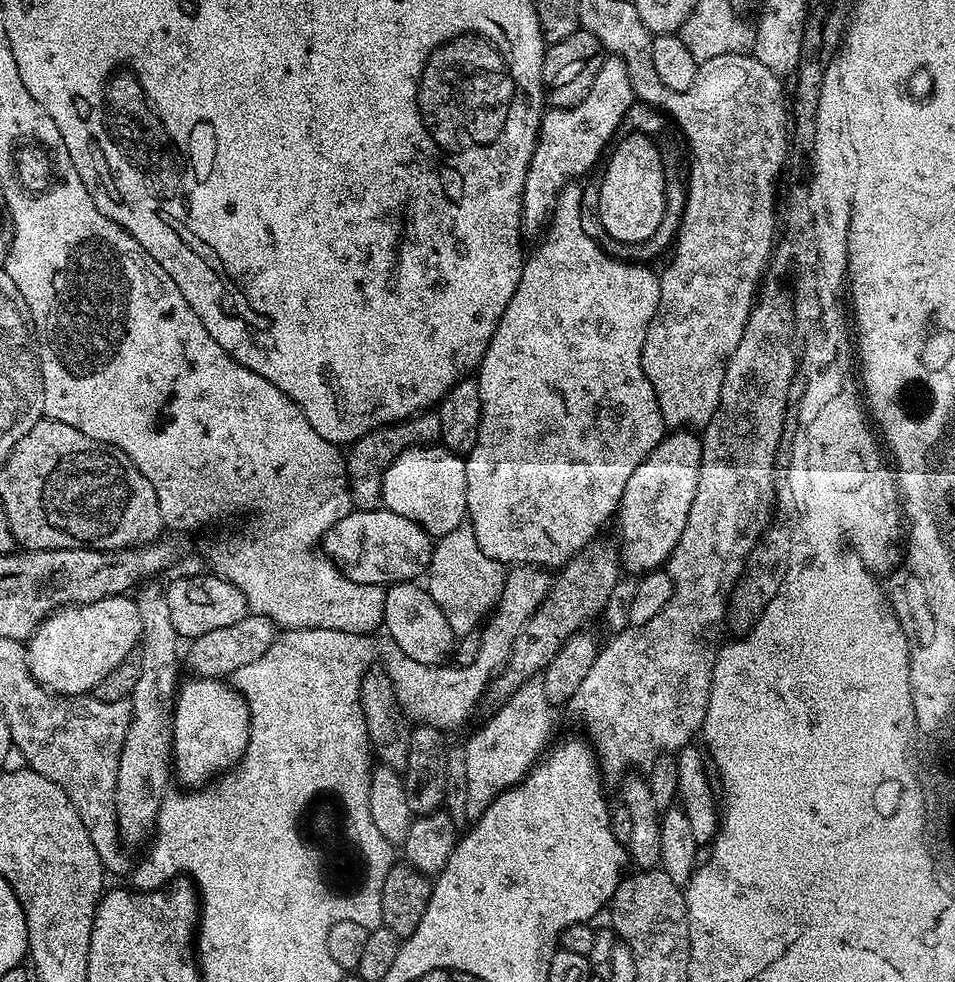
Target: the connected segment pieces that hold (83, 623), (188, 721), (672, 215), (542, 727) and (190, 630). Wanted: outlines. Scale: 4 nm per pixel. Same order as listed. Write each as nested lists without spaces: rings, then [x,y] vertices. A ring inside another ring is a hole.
[[[127,595],[61,608],[40,623],[27,641],[28,668],[49,692],[66,697],[83,696],[95,690],[126,654],[137,651],[143,634],[144,623],[136,601]]]
[[[205,676],[188,678],[179,685],[176,709],[172,714],[172,766],[175,779],[181,780],[188,790],[199,790],[225,770],[231,770],[244,757],[250,738],[250,710],[239,692],[223,679],[211,680]]]
[[[625,122],[620,125],[618,135],[611,145],[610,155],[607,157],[608,169],[600,176],[600,193],[596,196],[596,216],[600,219],[600,224],[604,227],[604,233],[599,233],[598,243],[609,256],[615,256],[618,260],[627,260],[628,254],[636,254],[636,262],[652,262],[659,252],[667,253],[670,245],[675,241],[676,230],[678,227],[678,214],[684,211],[684,202],[686,199],[686,184],[680,174],[680,164],[676,160],[676,148],[668,141],[668,132],[660,128],[656,132],[656,140],[660,143],[660,151],[656,149],[654,141],[644,136],[648,128],[644,124],[631,124]],[[660,162],[666,164],[666,174],[672,184],[672,196],[670,196],[670,206],[668,214],[664,218],[664,226],[656,234],[654,242],[644,244],[644,250],[638,250],[638,242],[626,242],[626,240],[644,240],[644,236],[652,236],[652,228],[656,228],[656,220],[660,220],[660,208],[664,208],[664,192],[660,192]]]
[[[543,679],[528,680],[505,704],[499,705],[493,711],[496,713],[493,714],[492,721],[485,728],[478,729],[473,734],[472,741],[467,741],[469,756],[466,758],[466,775],[469,782],[467,791],[469,805],[466,806],[466,814],[469,821],[475,822],[490,806],[490,802],[494,802],[494,798],[502,795],[507,788],[513,788],[520,783],[536,767],[545,751],[544,743],[548,740],[548,731],[552,728],[551,722],[548,721],[548,711],[550,711],[550,705],[546,698]]]
[[[209,574],[209,576],[180,576],[177,580],[172,580],[164,588],[164,597],[170,606],[170,622],[174,626],[177,637],[195,638],[202,634],[210,634],[210,630],[222,630],[226,626],[234,626],[234,622],[242,622],[244,616],[249,615],[248,603],[229,580],[223,580],[221,576]]]

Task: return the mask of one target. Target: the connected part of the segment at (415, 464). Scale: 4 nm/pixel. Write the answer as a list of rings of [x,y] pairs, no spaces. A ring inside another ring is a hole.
[[[425,444],[408,448],[390,466],[384,475],[380,498],[383,507],[389,508],[394,514],[405,516],[408,508],[400,508],[400,484],[408,484],[408,492],[416,492],[416,476],[432,476],[432,492],[448,492],[448,508],[440,508],[440,516],[415,516],[413,521],[421,524],[428,535],[439,538],[450,534],[457,526],[465,523],[468,507],[466,506],[466,466],[465,457],[459,452],[452,452],[446,447],[436,444]]]

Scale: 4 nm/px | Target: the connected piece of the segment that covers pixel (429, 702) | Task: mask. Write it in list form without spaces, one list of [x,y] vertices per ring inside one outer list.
[[[513,567],[504,577],[504,589],[500,600],[479,633],[480,645],[476,648],[476,657],[461,668],[414,662],[410,654],[402,654],[400,648],[393,647],[388,661],[382,664],[382,670],[394,686],[396,701],[404,711],[405,717],[417,725],[428,724],[431,728],[441,730],[449,730],[448,728],[456,728],[459,724],[466,723],[471,718],[476,703],[485,699],[493,676],[507,662],[510,650],[514,646],[514,638],[518,638],[518,630],[522,630],[522,626],[526,626],[534,610],[538,610],[538,606],[552,589],[552,582],[553,577],[543,568]]]

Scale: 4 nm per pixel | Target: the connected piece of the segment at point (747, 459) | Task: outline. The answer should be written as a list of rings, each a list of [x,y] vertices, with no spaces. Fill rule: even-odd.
[[[768,288],[764,303],[761,304],[760,311],[752,311],[748,316],[746,326],[742,330],[742,342],[734,350],[734,354],[729,358],[726,366],[726,378],[722,378],[722,394],[720,395],[720,405],[718,410],[714,410],[714,418],[702,430],[702,462],[700,463],[700,473],[698,474],[698,491],[694,494],[694,503],[690,506],[690,518],[686,518],[686,530],[682,530],[682,538],[678,538],[678,546],[674,546],[672,556],[668,559],[666,570],[672,579],[672,597],[670,602],[650,622],[645,624],[634,624],[623,628],[620,632],[611,637],[612,641],[608,645],[601,647],[594,658],[594,666],[590,666],[586,678],[582,678],[582,686],[574,690],[571,700],[566,708],[580,719],[582,727],[588,731],[587,739],[590,741],[596,759],[600,765],[601,773],[605,777],[623,777],[629,770],[644,770],[649,767],[650,761],[663,754],[676,754],[680,749],[689,747],[696,735],[701,735],[708,719],[708,707],[710,706],[710,690],[712,689],[712,675],[716,665],[716,653],[722,647],[720,635],[724,632],[724,615],[730,612],[730,597],[732,588],[739,582],[747,562],[748,555],[760,539],[762,533],[768,528],[774,516],[775,488],[775,454],[778,452],[779,439],[781,437],[781,409],[785,402],[785,392],[788,387],[789,373],[792,372],[792,348],[789,347],[791,340],[791,316],[789,315],[788,302],[784,299],[784,294],[777,292],[776,288]]]

